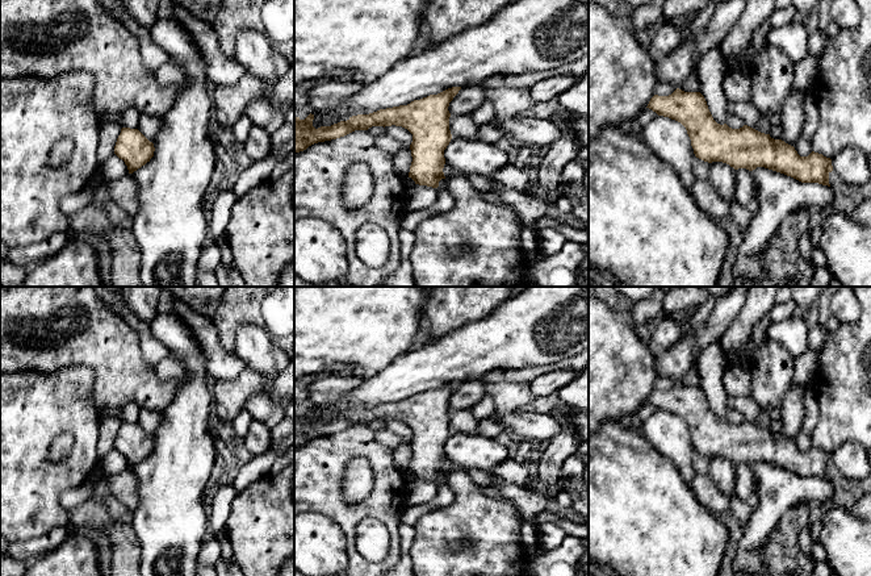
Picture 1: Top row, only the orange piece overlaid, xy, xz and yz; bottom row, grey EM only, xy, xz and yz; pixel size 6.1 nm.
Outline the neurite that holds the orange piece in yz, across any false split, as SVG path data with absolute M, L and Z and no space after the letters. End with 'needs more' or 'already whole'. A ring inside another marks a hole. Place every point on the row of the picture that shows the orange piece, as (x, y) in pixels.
M677 88L669 96L654 95L648 107L658 116L681 122L691 139L696 158L712 163L723 162L734 170L765 167L801 183L829 184L832 159L812 151L800 156L793 146L748 125L732 129L717 124L700 92Z; already whole

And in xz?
M452 87L407 105L352 116L347 121L318 129L313 126L314 114L310 113L305 120L294 117L294 154L314 143L336 139L355 130L368 130L372 126L402 126L413 134L410 145L413 162L409 178L415 184L437 188L439 181L445 179L444 150L452 139L448 107L460 89L461 87Z; already whole

